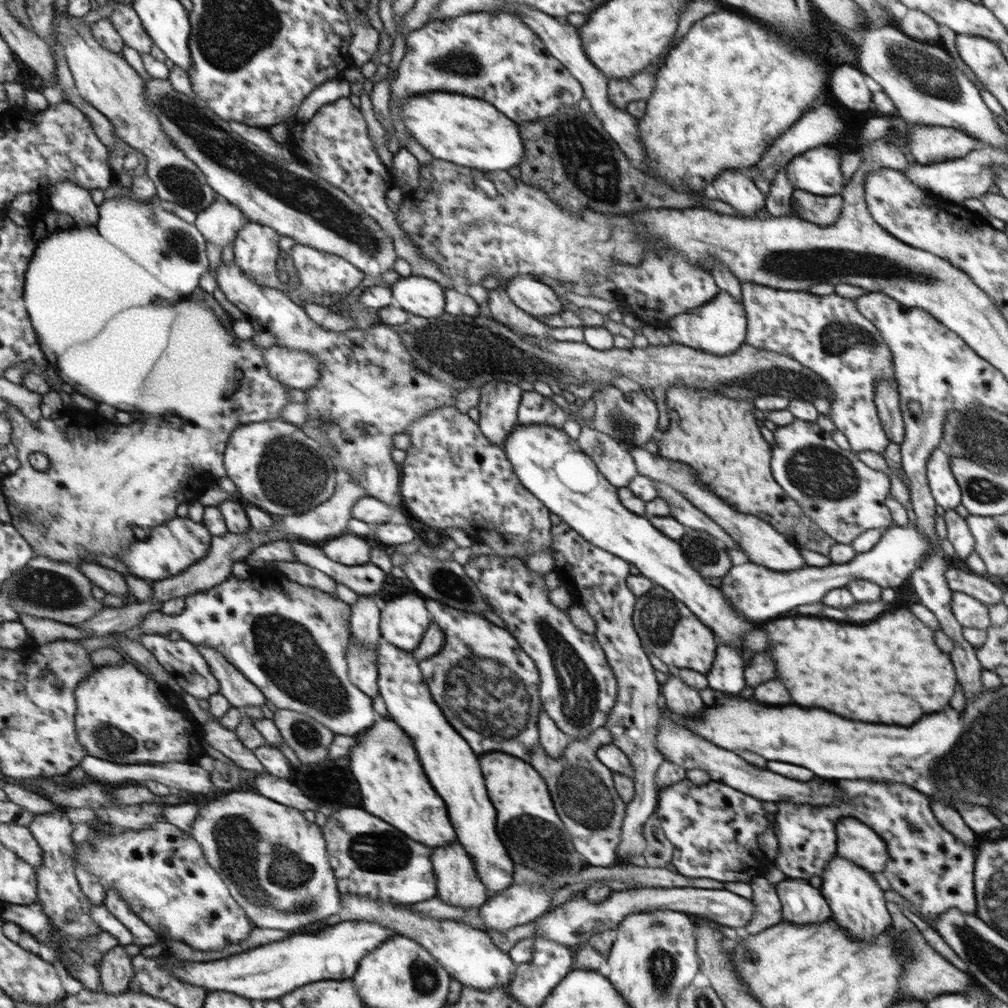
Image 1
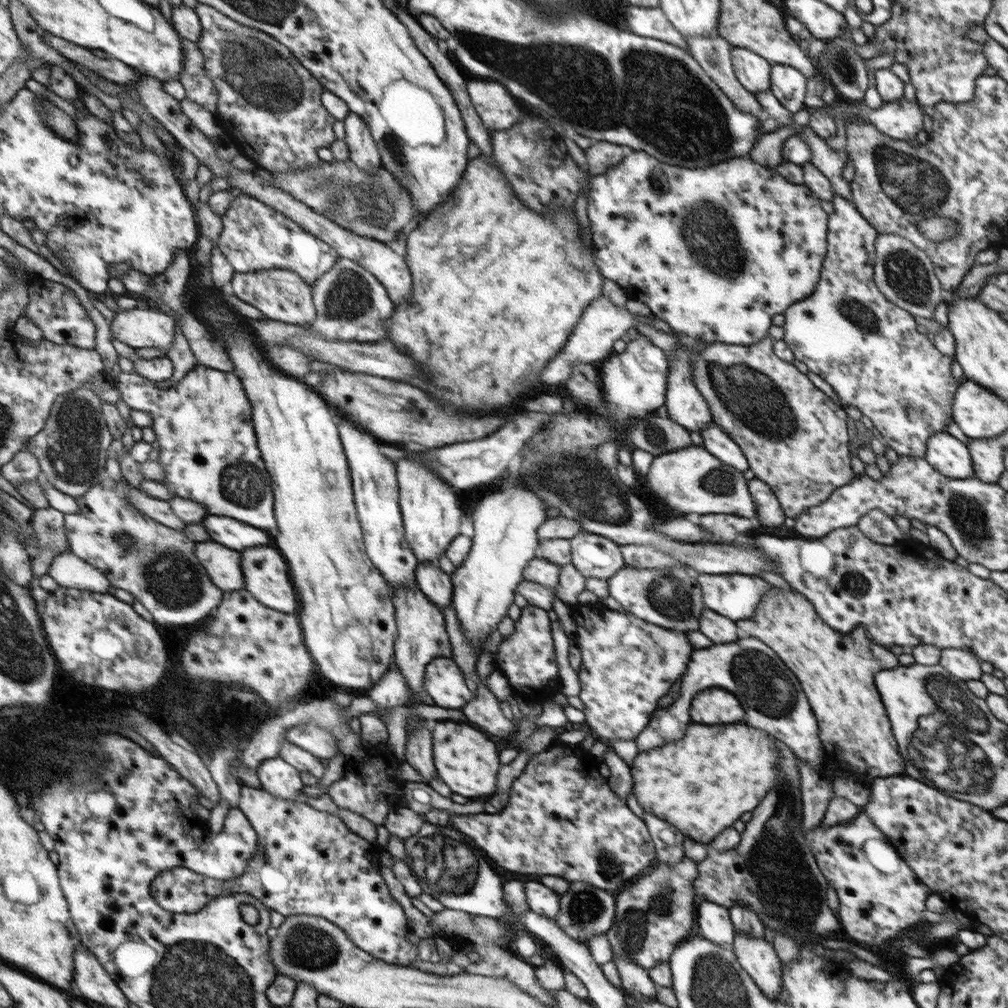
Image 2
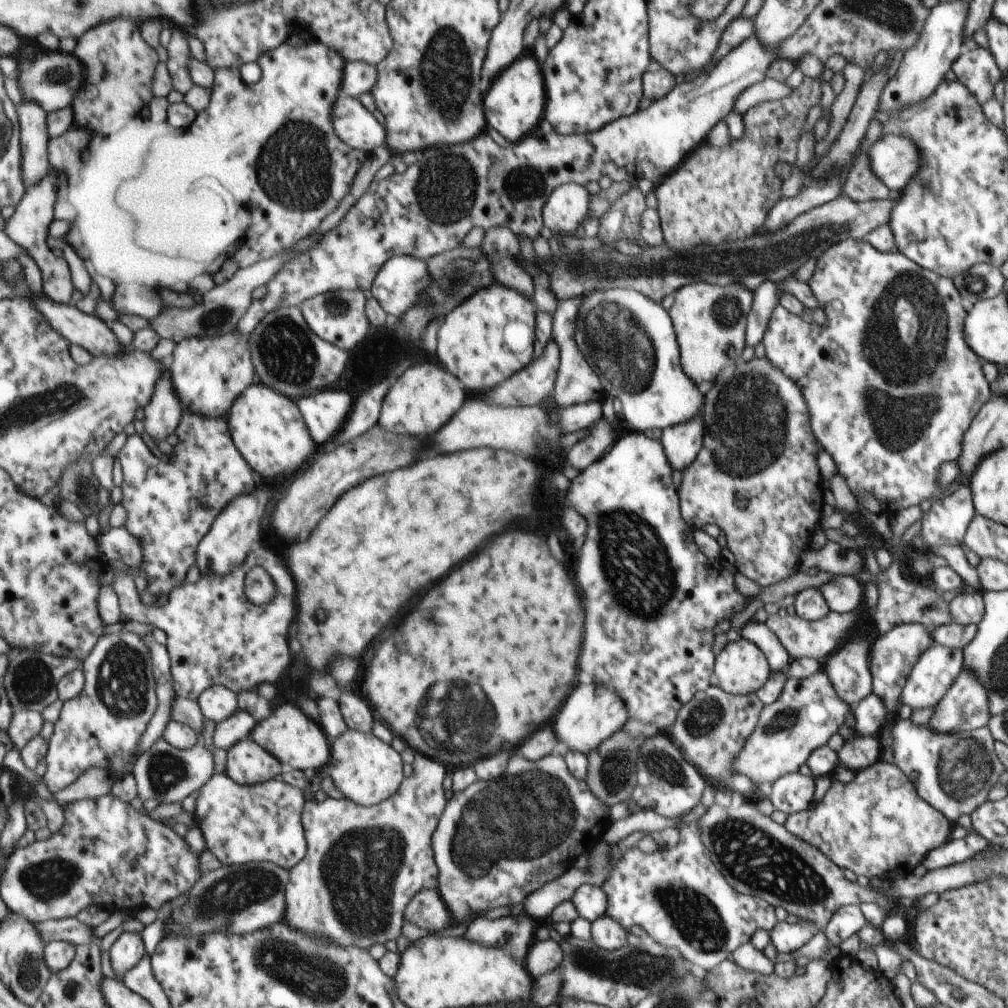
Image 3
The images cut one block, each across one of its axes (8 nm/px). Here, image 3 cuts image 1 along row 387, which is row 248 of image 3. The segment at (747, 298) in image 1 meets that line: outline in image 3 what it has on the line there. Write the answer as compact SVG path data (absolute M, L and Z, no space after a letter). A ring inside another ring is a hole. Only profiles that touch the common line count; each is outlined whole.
M848 238L842 242L831 245L825 251L817 256L816 270L809 280L809 284L818 300L818 306L824 310L828 322L825 326L819 326L816 322L805 322L800 315L792 314L782 305L778 306L770 318L768 330L764 333L761 340L766 348L766 358L768 362L772 362L772 366L776 366L778 370L782 370L788 378L792 378L800 386L803 391L804 398L808 402L808 414L811 415L811 426L815 432L816 440L820 442L820 446L824 448L836 468L838 474L846 480L852 494L860 494L864 490L872 492L874 498L880 502L880 508L883 513L893 514L898 508L906 508L912 504L920 504L922 500L932 500L930 510L922 515L922 530L917 537L910 542L909 549L918 550L918 552L930 552L930 546L958 546L963 542L964 534L970 528L972 518L975 518L977 510L971 496L971 487L962 486L954 490L954 496L940 496L940 484L938 484L938 474L940 474L940 462L946 460L957 460L963 452L963 436L967 432L971 422L975 420L976 414L983 409L984 404L990 400L993 395L991 384L988 383L982 372L982 360L979 355L967 344L964 333L964 325L968 316L967 305L963 303L963 296L959 292L959 288L955 286L954 280L950 277L944 277L926 270L922 266L918 266L912 262L907 255L900 251L884 252L876 250L865 239L856 240Z

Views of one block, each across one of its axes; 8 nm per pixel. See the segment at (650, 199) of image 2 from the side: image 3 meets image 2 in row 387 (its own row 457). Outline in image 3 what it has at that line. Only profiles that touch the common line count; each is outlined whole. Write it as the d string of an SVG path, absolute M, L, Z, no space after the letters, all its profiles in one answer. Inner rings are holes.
M701 416L662 430L663 449L676 470L684 472L699 457L706 440L706 424Z

